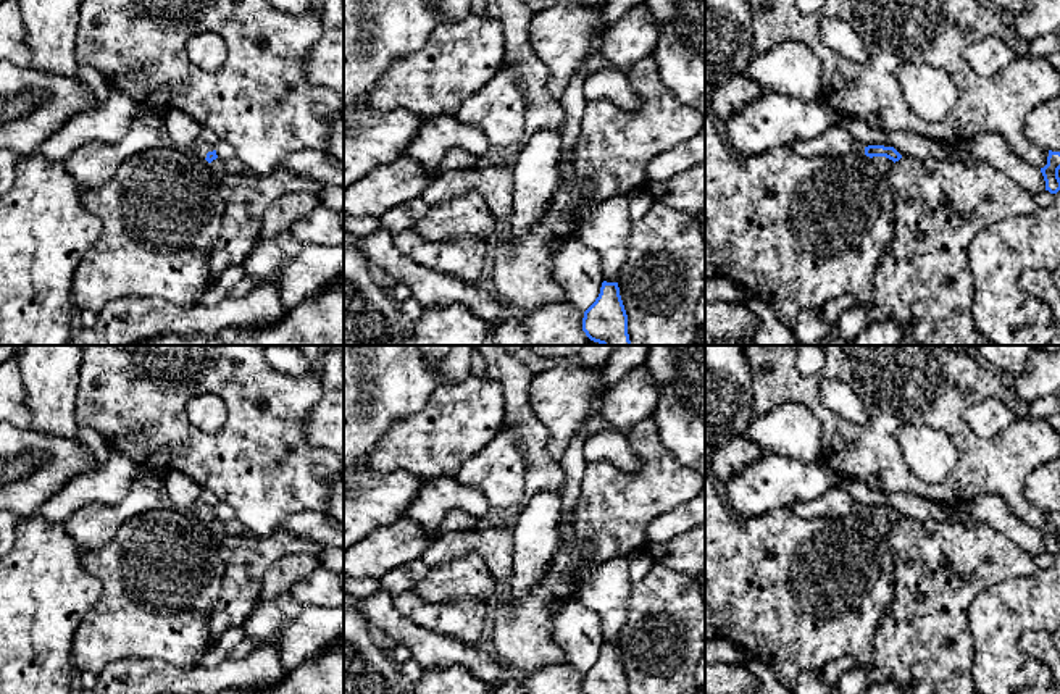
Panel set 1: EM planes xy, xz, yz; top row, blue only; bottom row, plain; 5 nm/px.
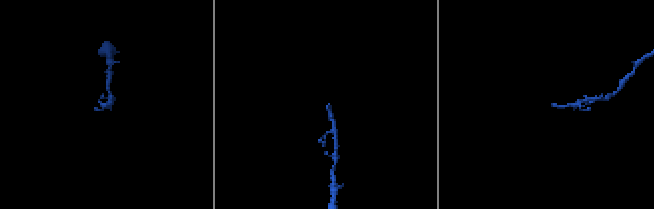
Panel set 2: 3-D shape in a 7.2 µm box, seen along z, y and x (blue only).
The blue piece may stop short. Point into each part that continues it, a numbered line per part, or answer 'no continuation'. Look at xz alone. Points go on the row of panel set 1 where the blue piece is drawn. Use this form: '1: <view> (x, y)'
no continuation

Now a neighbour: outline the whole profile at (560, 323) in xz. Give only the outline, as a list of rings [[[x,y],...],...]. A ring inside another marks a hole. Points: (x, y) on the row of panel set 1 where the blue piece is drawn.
[[[566,300],[526,313],[521,328],[528,345],[589,345],[582,318],[584,311]]]

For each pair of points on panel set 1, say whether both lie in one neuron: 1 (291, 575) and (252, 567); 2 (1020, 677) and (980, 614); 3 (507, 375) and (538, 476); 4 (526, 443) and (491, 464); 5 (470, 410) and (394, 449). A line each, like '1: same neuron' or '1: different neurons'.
1: different neurons
2: same neuron
3: same neuron
4: different neurons
5: same neuron

